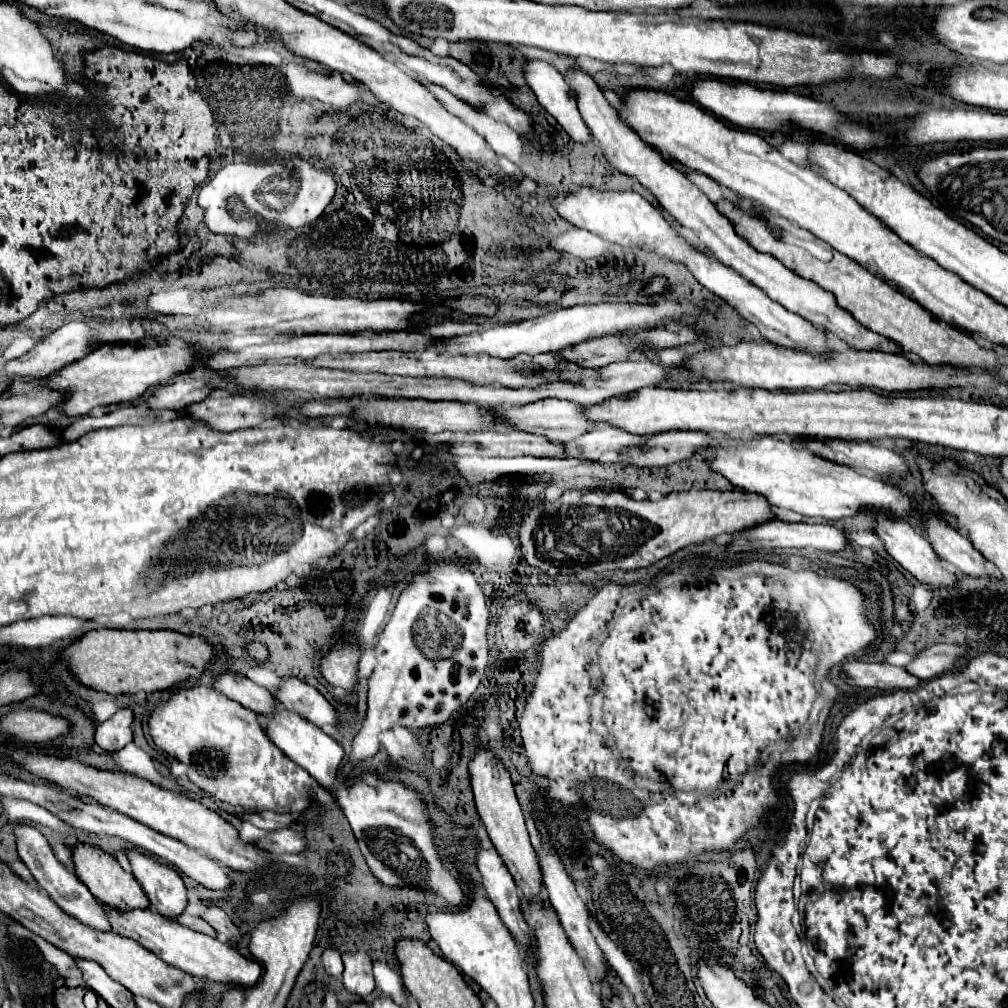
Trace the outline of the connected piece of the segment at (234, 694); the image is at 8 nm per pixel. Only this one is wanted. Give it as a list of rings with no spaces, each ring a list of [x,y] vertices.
[[[234,672],[220,674],[214,682],[214,688],[226,694],[230,700],[236,700],[244,708],[254,710],[256,714],[274,714],[278,710],[278,702],[272,692]]]

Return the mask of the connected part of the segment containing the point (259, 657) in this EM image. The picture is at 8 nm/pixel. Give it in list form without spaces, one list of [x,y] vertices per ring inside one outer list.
[[[250,640],[250,642],[246,644],[246,650],[248,650],[248,656],[250,656],[252,660],[256,660],[256,662],[266,662],[266,660],[270,658],[270,652],[268,652],[266,644],[262,644],[262,642]]]

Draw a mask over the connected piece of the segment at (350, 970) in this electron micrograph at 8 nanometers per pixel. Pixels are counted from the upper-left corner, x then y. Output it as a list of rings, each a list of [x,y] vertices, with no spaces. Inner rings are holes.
[[[352,952],[342,954],[344,960],[344,986],[348,992],[358,994],[362,998],[370,996],[376,988],[374,976],[372,976],[372,960],[364,952]]]

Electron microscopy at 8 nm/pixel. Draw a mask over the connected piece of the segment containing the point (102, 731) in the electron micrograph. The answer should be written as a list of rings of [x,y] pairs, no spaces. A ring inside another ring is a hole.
[[[130,708],[118,710],[110,720],[96,726],[96,736],[94,736],[96,746],[108,752],[122,750],[126,744],[132,742],[132,722],[134,722],[134,712]]]

